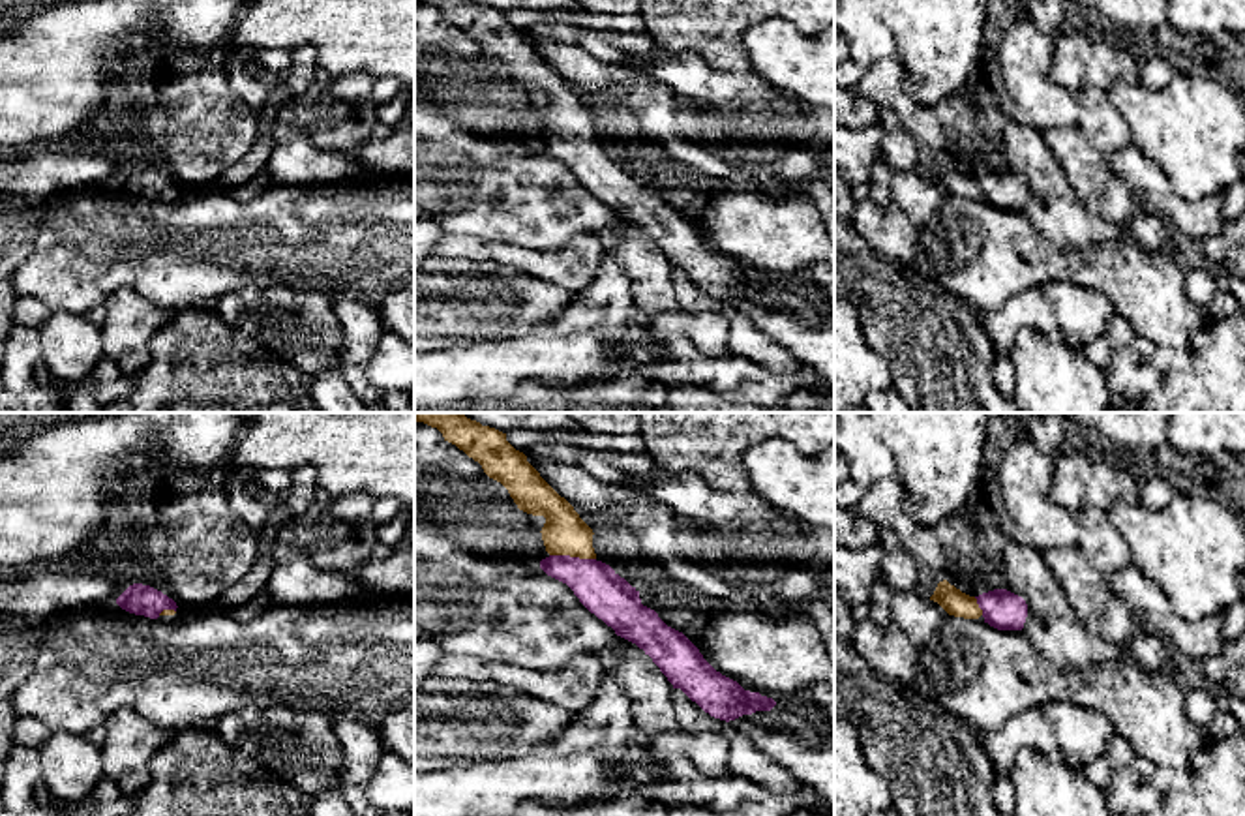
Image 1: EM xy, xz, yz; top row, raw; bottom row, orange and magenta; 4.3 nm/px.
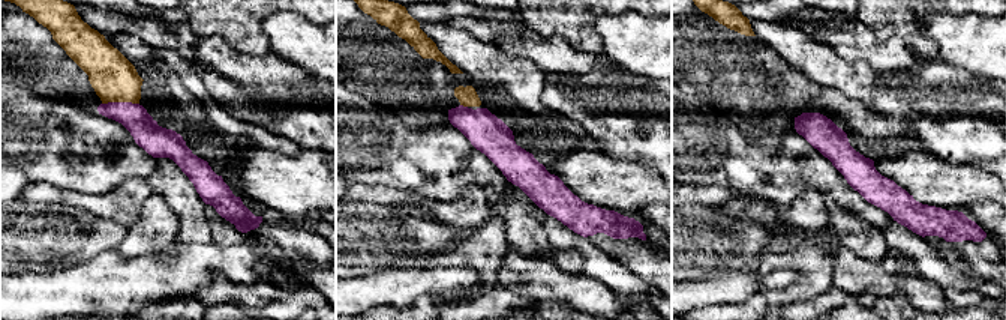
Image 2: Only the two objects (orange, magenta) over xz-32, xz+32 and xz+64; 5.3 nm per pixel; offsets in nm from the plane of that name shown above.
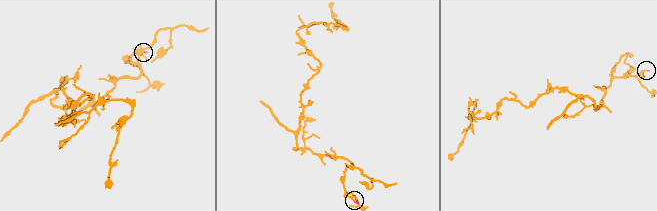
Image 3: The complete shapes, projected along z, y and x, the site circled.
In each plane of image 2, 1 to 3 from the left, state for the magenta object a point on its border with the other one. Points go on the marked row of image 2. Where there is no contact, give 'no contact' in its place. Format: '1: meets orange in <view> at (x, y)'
1: meets orange in xz-32 at (120, 101)
2: meets orange in xz+32 at (464, 105)
3: no contact

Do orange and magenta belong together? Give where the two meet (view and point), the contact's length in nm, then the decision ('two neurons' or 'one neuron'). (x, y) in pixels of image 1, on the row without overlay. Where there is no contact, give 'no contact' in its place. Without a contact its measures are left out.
xz (572, 136) | 200 nm | one neuron

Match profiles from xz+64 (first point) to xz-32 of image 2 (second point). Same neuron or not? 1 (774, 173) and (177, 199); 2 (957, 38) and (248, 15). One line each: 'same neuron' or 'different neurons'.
1: different neurons
2: different neurons

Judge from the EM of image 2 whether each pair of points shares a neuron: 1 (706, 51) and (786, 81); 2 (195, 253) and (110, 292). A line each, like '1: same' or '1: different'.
1: same
2: same

